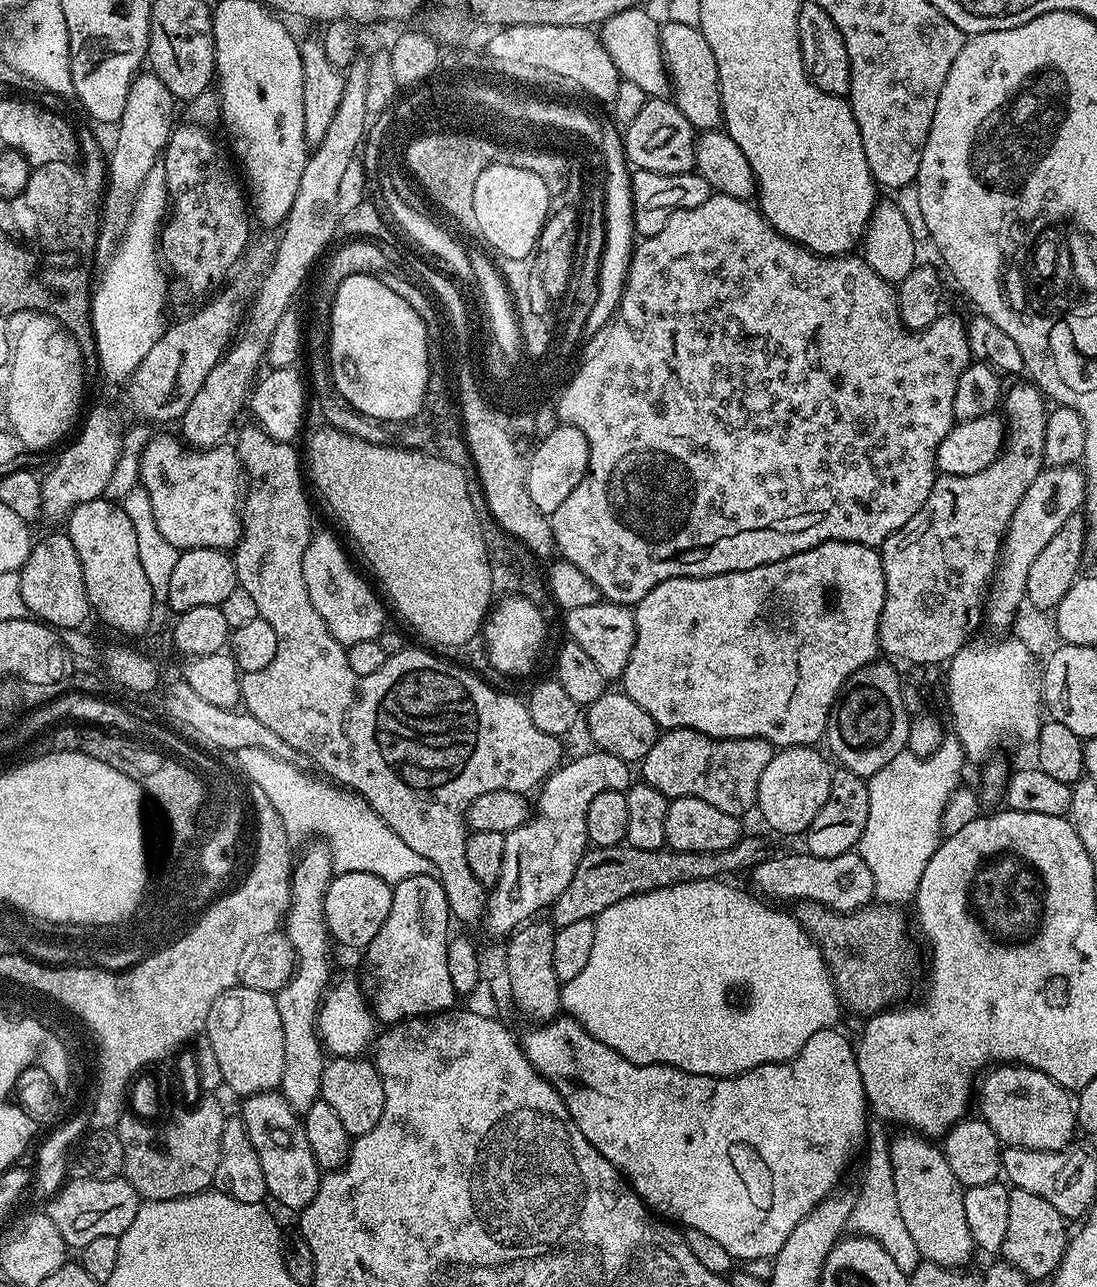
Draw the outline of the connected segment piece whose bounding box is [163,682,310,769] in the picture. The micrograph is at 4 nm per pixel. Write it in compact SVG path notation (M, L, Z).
M177 682L177 684L170 685L168 689L166 688L163 689L163 692L165 691L164 708L168 711L169 718L172 719L171 727L177 733L187 737L189 741L195 742L205 749L217 748L218 751L228 752L228 754L235 754L238 750L247 748L257 748L266 750L270 754L274 754L276 758L282 758L282 762L290 762L298 768L307 769L309 767L310 761L306 754L294 750L294 746L290 746L290 742L278 738L278 734L274 734L274 730L268 729L264 723L258 722L258 718L254 718L254 714L236 708L213 706L210 702L204 701L196 691L190 690L190 686L183 682Z

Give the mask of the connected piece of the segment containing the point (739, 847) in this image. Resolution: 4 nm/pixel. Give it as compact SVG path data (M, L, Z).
M741 835L739 842L717 852L674 852L665 846L658 850L638 850L627 846L614 848L589 847L570 878L570 886L558 894L550 909L550 920L556 928L571 926L583 920L595 921L614 902L622 902L650 890L674 886L682 882L698 882L728 878L731 872L744 872L756 868L769 859L768 844L760 836Z

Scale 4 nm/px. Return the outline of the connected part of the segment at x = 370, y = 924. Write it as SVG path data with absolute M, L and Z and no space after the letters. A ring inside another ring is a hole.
M341 872L333 875L324 895L324 921L328 935L337 945L348 950L364 950L382 930L386 914L390 914L393 885L365 872Z

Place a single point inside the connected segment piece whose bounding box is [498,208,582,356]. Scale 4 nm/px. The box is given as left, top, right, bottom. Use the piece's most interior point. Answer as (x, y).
(536, 284)

